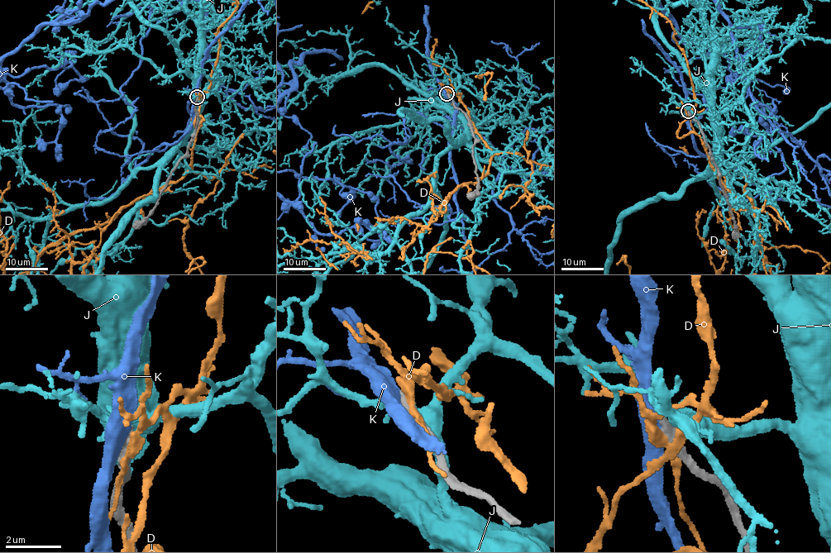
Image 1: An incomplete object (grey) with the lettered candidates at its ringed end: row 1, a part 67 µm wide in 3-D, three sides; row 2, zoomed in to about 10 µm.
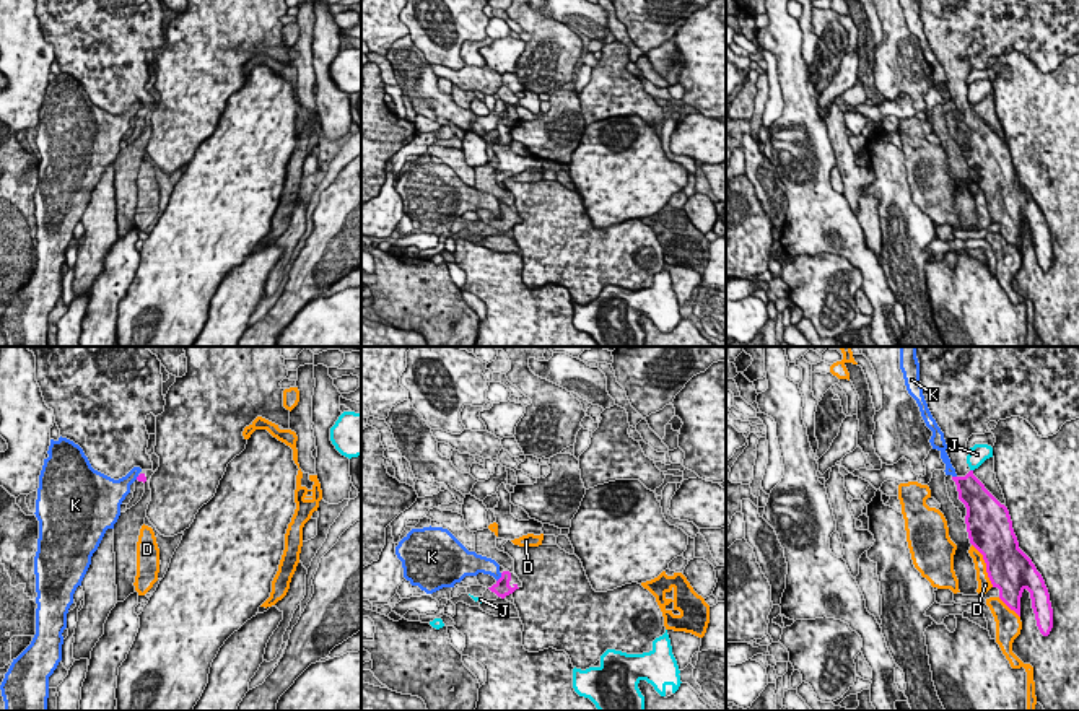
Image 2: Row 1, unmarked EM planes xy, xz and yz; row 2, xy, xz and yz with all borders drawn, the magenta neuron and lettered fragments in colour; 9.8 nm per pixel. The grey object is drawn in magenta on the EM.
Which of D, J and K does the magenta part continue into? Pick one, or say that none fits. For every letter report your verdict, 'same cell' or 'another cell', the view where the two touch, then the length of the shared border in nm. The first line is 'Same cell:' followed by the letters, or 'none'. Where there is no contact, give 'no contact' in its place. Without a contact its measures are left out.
Same cell: none
D: another cell | yz | 480 nm
J: another cell | no contact
K: another cell | xz | 110 nm

